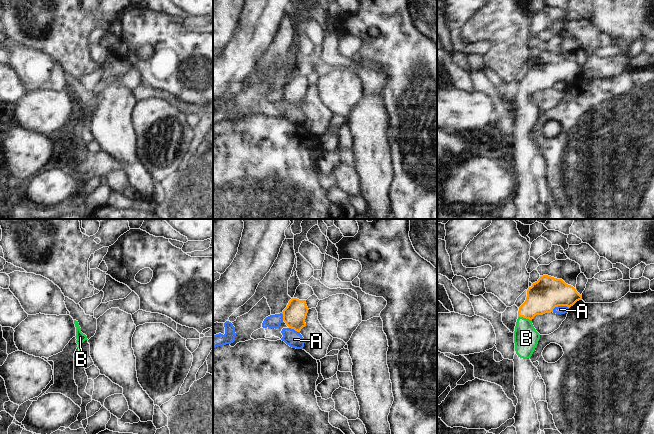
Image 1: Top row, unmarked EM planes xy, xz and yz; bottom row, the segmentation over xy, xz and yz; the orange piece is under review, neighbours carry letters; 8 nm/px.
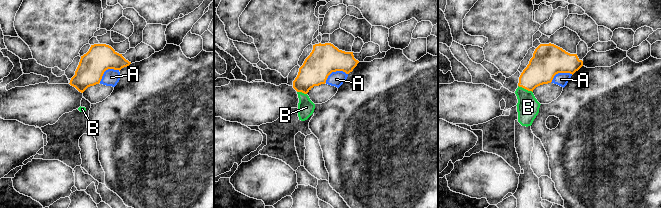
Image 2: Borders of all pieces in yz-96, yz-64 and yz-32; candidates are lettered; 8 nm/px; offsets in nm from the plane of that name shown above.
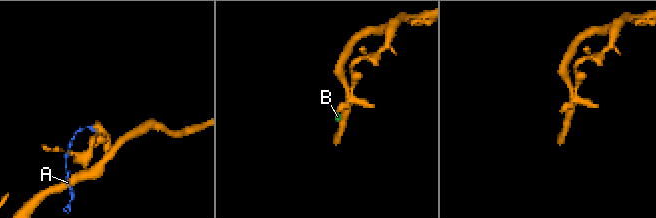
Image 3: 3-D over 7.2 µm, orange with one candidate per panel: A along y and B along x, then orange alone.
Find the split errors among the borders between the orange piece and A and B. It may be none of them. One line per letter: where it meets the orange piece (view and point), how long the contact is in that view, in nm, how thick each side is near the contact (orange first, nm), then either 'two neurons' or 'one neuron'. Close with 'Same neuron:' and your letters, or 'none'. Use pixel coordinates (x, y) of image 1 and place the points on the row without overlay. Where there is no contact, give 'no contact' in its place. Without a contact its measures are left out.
A: contact yz (559, 81); length 140 nm; calibres 260 and 60 nm; two neurons
B: contact yz (525, 93); length 120 nm; calibres 260 and 200 nm; one neuron
Same neuron: B

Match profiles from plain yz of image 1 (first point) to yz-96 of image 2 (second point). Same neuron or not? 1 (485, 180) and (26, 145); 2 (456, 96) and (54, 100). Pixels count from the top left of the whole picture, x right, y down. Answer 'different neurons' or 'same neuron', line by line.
1: different neurons
2: same neuron

